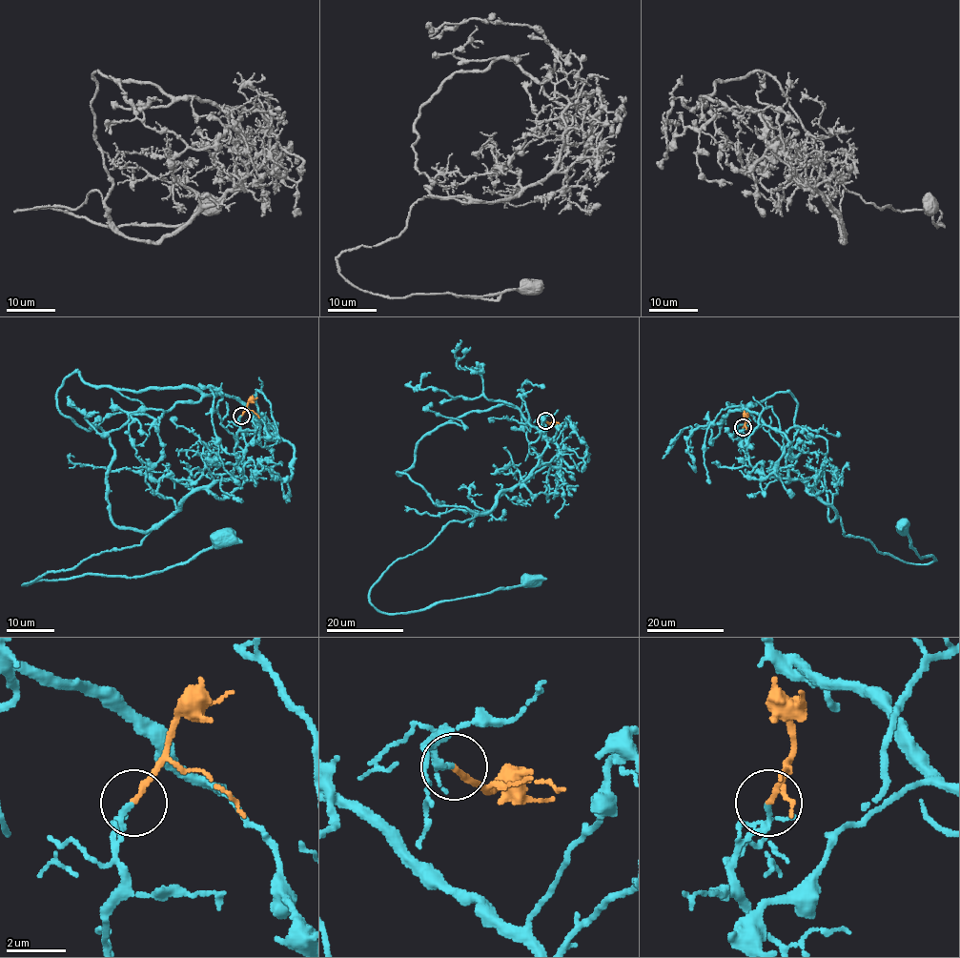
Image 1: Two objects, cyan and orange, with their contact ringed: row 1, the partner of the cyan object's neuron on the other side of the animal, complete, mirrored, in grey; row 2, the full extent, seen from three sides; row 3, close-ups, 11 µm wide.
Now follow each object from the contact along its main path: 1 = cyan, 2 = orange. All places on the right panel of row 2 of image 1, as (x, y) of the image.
1: (743, 427), (750, 464), (801, 479), (834, 509), (844, 534), (911, 563), (935, 560), (918, 555), (902, 527)
2: (743, 427), (746, 413)

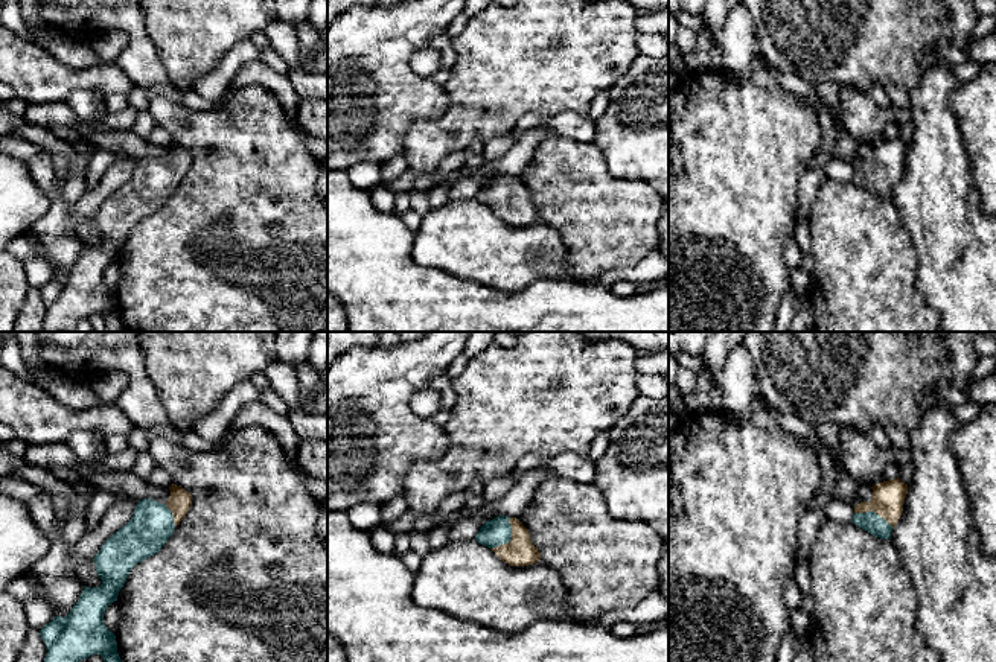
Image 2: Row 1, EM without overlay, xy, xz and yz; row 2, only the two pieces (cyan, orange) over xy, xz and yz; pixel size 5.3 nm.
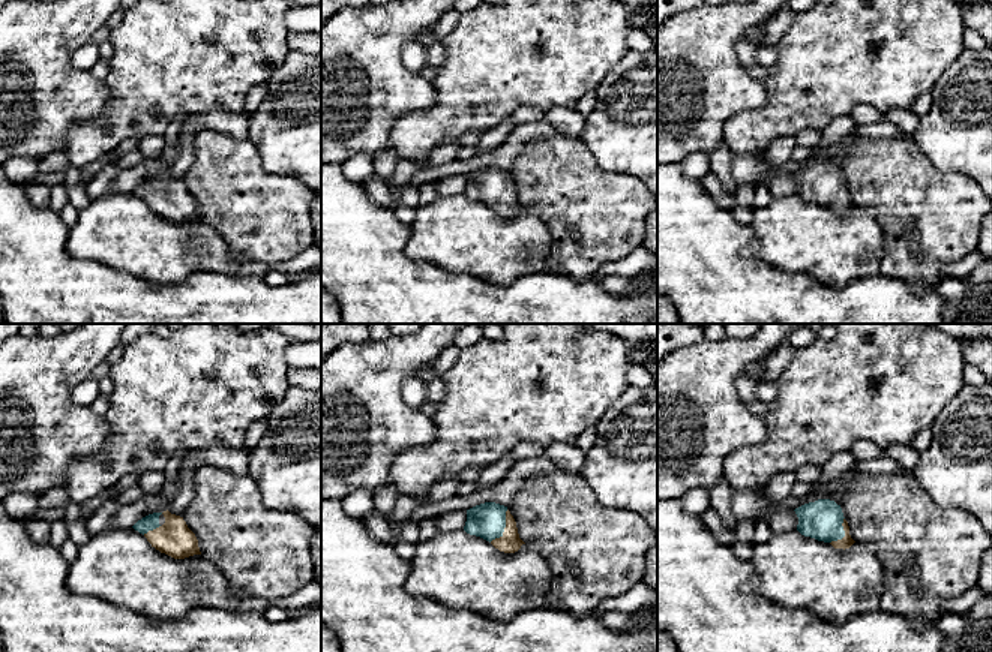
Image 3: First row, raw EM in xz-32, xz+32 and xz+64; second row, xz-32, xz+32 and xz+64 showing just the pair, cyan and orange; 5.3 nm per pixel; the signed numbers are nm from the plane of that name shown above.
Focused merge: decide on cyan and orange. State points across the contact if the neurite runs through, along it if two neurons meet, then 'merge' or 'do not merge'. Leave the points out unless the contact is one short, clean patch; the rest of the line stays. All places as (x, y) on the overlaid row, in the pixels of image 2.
across xz (497, 531), (510, 537), (520, 551) | merge

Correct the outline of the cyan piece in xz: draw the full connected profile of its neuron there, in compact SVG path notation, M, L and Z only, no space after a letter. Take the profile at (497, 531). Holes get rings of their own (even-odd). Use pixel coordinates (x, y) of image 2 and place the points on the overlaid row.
M500 514L487 520L477 533L475 540L490 548L510 566L528 566L541 560L527 528L516 517Z

